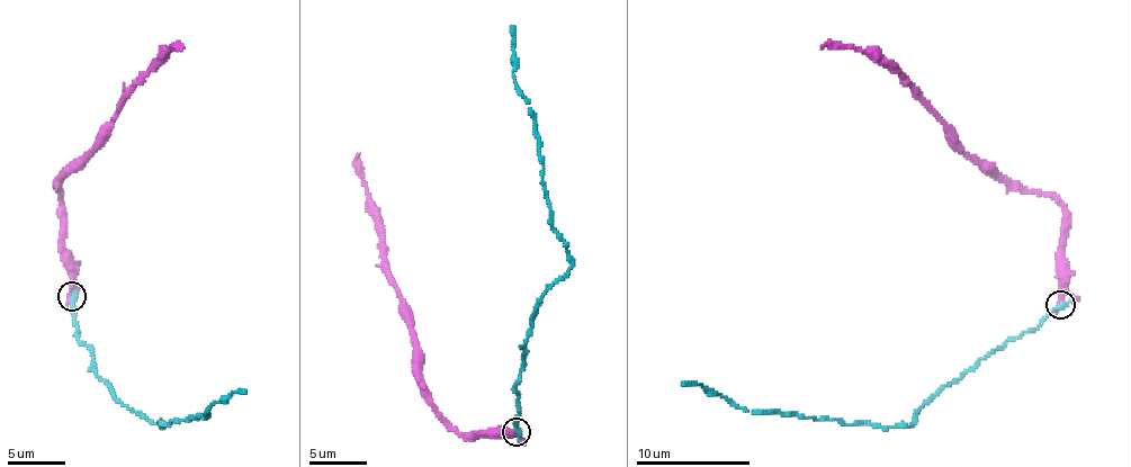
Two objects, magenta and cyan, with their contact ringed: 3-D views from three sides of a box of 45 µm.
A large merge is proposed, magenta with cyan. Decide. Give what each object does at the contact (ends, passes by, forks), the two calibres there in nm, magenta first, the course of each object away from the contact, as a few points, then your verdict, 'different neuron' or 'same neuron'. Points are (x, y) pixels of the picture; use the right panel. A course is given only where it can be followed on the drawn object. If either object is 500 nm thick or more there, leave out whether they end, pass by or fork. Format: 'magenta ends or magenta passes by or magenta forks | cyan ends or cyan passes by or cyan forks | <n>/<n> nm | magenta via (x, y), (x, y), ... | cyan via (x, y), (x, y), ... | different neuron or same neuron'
magenta ends | cyan ends | 440/280 nm | magenta via (1059, 305), (1064, 207), (1048, 196), (983, 171), (897, 72), (860, 51), (823, 46) | cyan via (1059, 305), (924, 401), (910, 425), (745, 411), (700, 384), (682, 382) | different neuron

